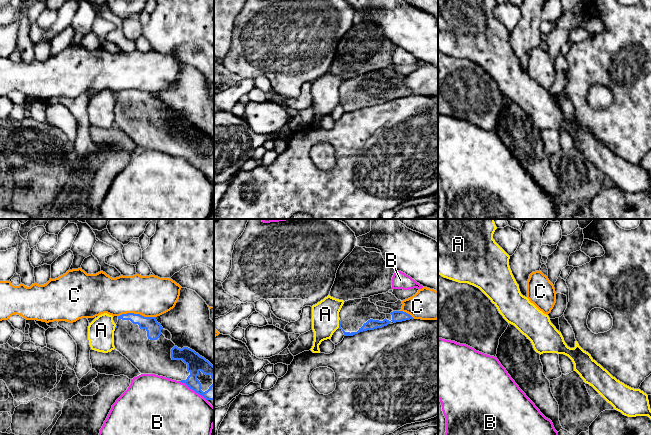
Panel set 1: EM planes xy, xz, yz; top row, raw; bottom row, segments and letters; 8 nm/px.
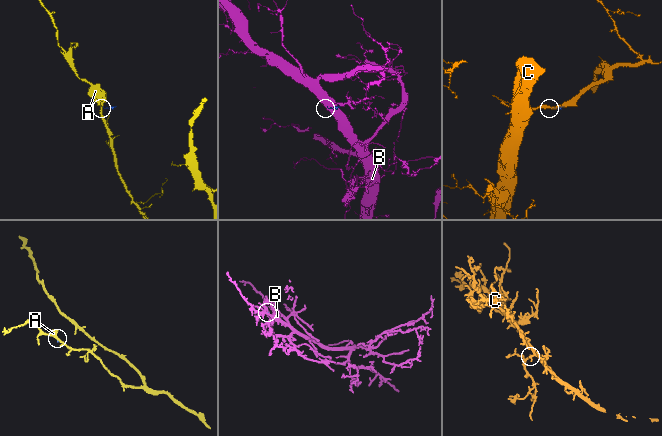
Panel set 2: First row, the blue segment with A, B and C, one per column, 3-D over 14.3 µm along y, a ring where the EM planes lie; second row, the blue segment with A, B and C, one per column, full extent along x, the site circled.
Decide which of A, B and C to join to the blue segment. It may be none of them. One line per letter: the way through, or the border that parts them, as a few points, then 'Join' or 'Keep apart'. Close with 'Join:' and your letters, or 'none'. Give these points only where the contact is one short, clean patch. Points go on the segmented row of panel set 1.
A: Boundary: xz (339, 319), (338, 327). Keep apart
B: Boundary: xy (179, 381), (186, 384), (207, 401). Keep apart
C: Keep apart
Join: none

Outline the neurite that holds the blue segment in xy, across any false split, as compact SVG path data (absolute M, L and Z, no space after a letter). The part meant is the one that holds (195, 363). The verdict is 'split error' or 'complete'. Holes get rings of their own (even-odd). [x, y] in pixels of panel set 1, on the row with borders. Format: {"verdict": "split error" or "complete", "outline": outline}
{"verdict": "split error", "outline": "M118 316L114 346L141 374L155 374L185 383L214 407L214 366L194 350L178 348L156 317Z"}

